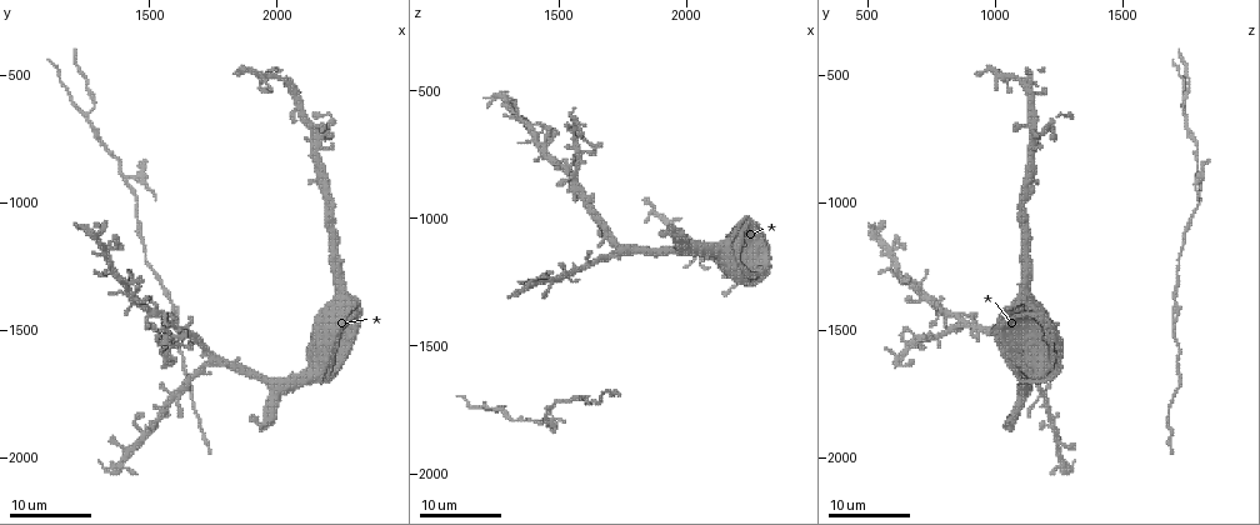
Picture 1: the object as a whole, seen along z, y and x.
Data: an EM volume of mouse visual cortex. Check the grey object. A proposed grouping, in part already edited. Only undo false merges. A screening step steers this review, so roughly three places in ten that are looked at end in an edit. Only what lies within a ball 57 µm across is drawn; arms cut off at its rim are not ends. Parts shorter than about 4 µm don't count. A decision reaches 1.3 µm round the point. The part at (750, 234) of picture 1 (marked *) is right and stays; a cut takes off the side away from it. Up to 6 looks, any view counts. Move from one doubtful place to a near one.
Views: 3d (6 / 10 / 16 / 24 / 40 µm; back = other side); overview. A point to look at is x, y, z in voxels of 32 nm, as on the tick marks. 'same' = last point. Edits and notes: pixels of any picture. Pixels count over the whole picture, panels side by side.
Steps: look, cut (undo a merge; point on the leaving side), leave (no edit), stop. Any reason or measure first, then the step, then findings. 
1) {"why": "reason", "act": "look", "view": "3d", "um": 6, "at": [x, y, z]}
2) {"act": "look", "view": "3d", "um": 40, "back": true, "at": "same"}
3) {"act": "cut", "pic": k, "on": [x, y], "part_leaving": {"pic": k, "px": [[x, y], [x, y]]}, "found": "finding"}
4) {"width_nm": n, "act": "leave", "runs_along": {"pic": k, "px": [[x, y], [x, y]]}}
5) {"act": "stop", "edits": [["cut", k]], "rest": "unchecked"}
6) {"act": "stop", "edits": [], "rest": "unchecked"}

{"why": "a fork", "act": "look", "view": "3d", "um": 24, "at": [1550, 1480, 860]}

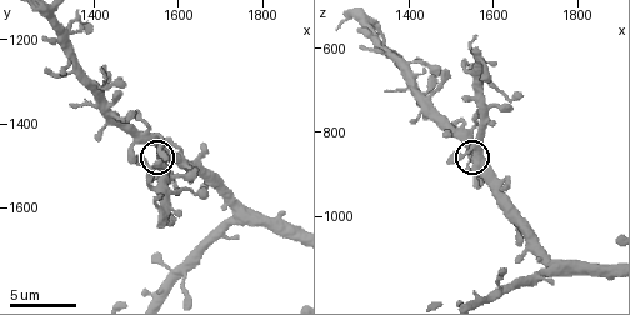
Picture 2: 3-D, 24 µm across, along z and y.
{"why": "closer look", "act": "look", "view": "3d", "um": 10, "at": "same"}

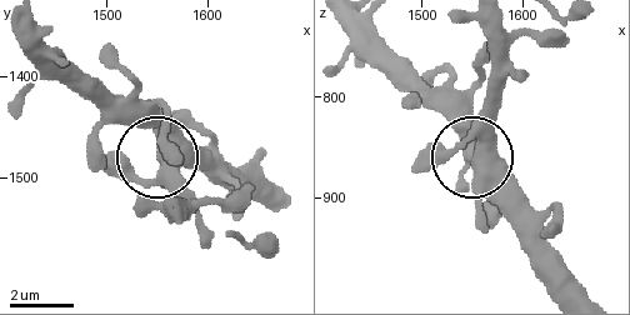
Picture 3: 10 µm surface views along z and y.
{"act": "look", "view": "3d", "um": 10, "back": true, "at": "same"}

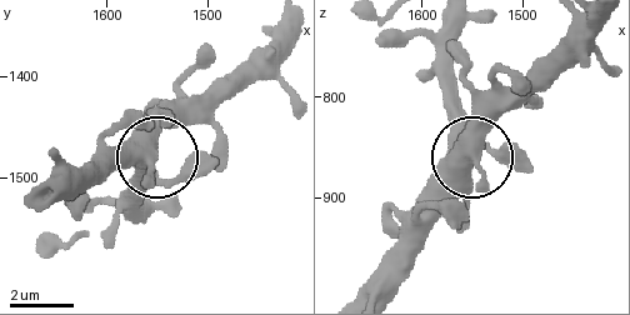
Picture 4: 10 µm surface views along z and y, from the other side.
{"arms": 3, "act": "leave", "found": "continuous, no second neuron"}

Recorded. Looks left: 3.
{"act": "look", "view": "3d", "um": 16, "at": [1740, 1610, 1140]}

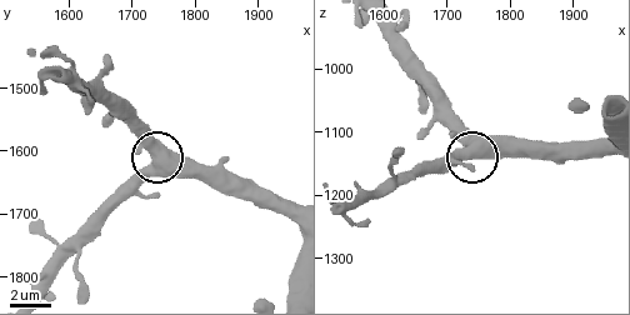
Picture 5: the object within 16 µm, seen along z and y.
{"why": "zoom in", "act": "look", "view": "3d", "um": 6, "at": "same"}

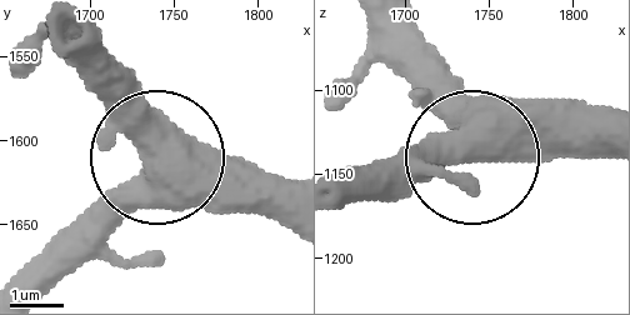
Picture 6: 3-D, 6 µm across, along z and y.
{"act": "leave", "runs_along": {"pic": 6, "px": [[606, 124], [539, 124], [485, 150], [436, 60]]}, "found": "one neuron here"}

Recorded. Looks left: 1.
{"act": "stop", "edits": [], "rest": "unchecked"}

